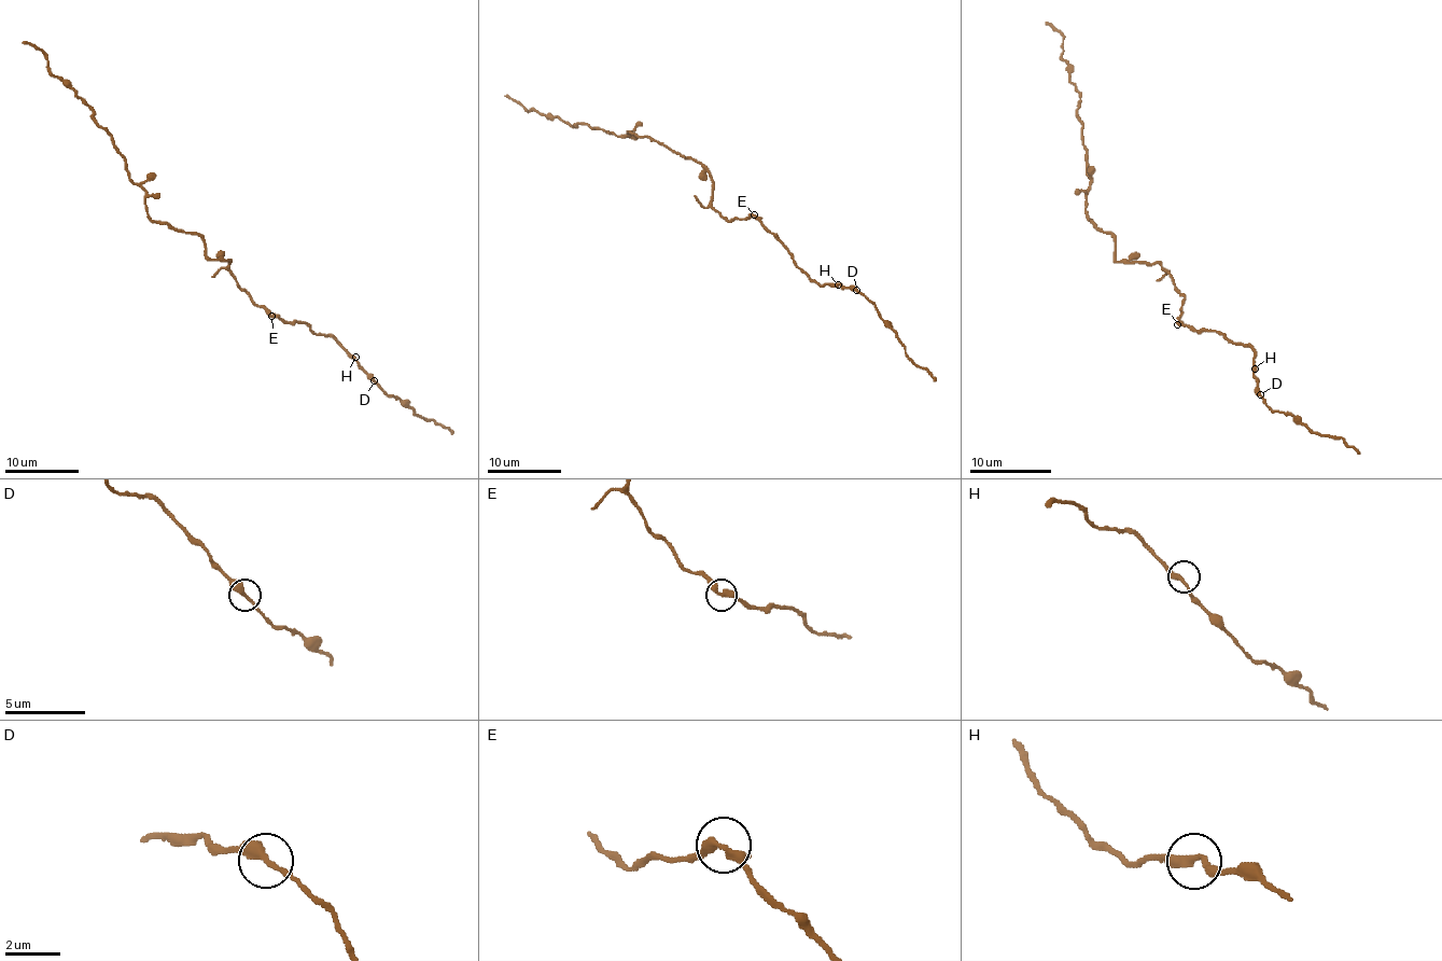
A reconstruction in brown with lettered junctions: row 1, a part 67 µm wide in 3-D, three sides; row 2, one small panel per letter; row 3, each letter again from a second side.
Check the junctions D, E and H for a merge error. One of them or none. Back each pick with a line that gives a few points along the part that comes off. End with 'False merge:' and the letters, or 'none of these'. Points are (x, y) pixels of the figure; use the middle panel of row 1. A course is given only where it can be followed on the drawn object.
False merge: none of these

